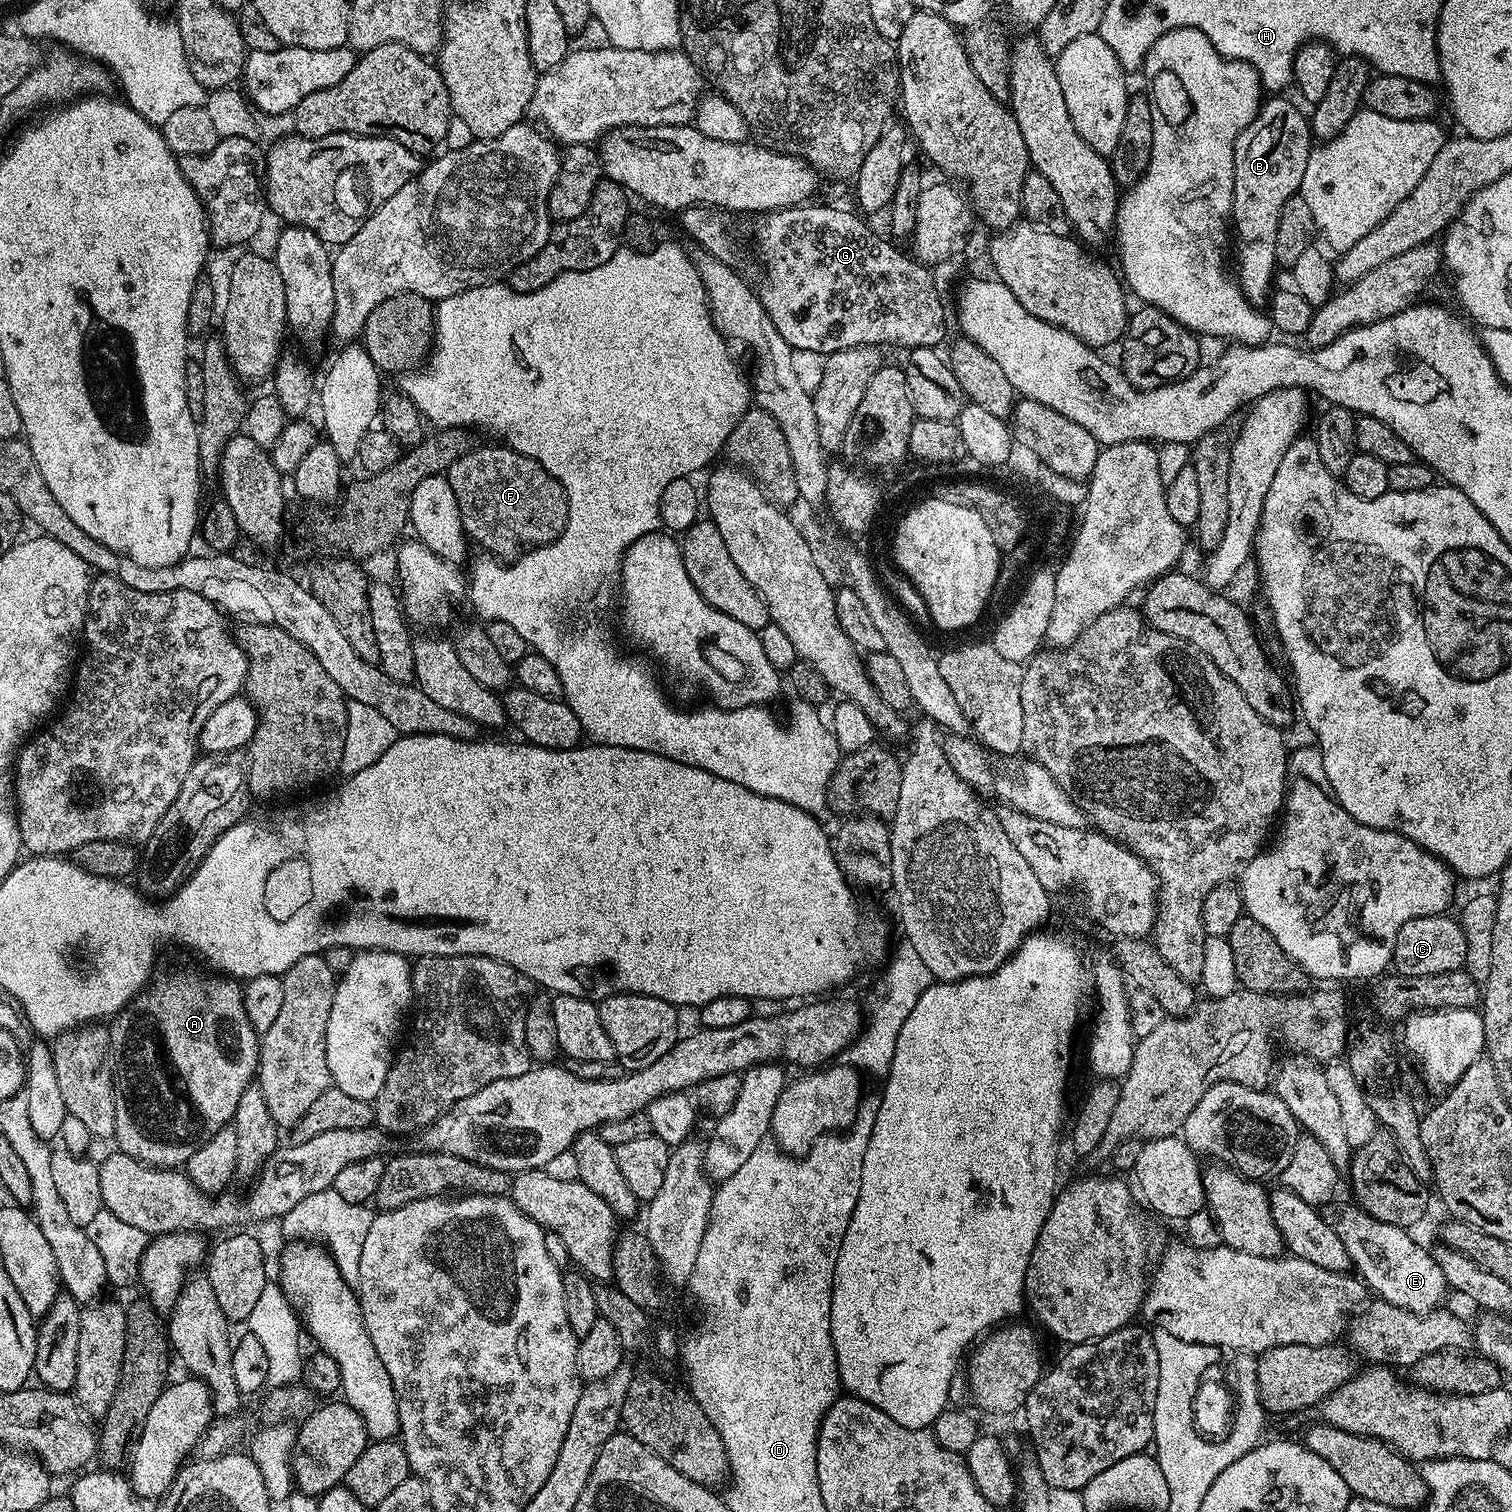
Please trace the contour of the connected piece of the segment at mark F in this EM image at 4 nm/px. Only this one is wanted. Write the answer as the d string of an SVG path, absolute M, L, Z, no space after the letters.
M473 447L462 458L454 461L446 475L450 490L454 490L454 498L458 498L464 535L473 545L481 544L485 553L501 561L511 562L523 556L530 548L541 548L558 539L560 531L566 526L568 503L562 486L538 461L518 454L513 448L496 447L500 448Z

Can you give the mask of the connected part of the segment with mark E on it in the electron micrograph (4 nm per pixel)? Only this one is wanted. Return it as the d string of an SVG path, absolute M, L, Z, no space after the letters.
M1354 1202L1340 1205L1330 1218L1330 1223L1342 1241L1342 1246L1350 1256L1352 1268L1363 1280L1365 1287L1375 1294L1381 1301L1407 1309L1412 1312L1425 1313L1437 1309L1448 1287L1442 1275L1442 1270L1434 1262L1431 1251L1418 1244L1407 1229L1391 1226L1390 1223L1378 1222L1373 1216L1362 1211L1360 1206Z

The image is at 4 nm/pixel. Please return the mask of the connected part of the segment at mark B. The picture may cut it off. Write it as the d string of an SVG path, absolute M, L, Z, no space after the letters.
M1268 98L1260 105L1260 112L1238 134L1234 146L1234 194L1232 214L1234 244L1240 259L1238 283L1244 297L1253 306L1260 306L1273 291L1272 275L1278 271L1274 254L1274 237L1278 234L1278 214L1292 196L1299 193L1302 174L1314 147L1310 120L1288 100Z

